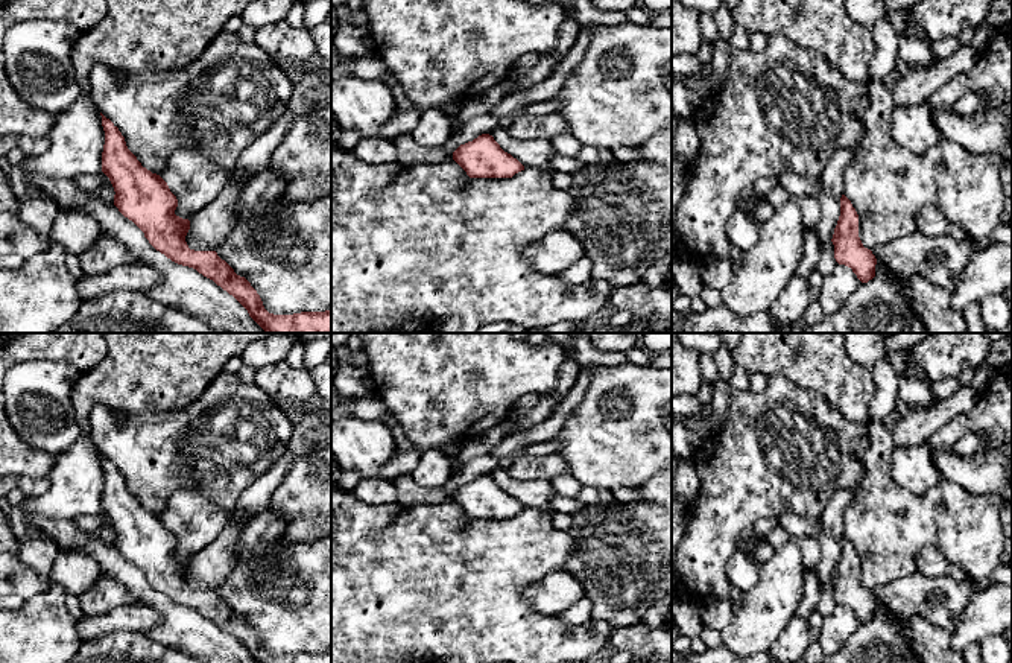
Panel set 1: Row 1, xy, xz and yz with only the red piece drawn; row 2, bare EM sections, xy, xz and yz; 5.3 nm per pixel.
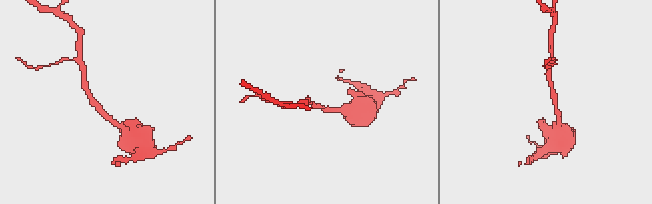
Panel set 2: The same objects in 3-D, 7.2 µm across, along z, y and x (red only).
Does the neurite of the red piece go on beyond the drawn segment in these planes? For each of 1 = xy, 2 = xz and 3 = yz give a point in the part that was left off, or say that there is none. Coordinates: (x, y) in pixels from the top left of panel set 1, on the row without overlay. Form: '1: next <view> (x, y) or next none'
1: next none
2: next none
3: next none

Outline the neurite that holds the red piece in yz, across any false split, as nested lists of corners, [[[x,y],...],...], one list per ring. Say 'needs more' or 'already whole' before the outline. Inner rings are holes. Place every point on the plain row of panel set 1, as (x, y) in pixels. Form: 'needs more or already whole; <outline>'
already whole; [[[845,535],[840,538],[840,557],[831,582],[836,602],[851,608],[862,623],[875,617],[877,599],[863,587],[859,578],[859,555]]]

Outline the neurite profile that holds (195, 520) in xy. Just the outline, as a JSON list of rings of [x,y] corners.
[[[181,488],[167,496],[161,519],[178,540],[175,555],[190,561],[219,537],[231,512],[220,509],[199,491]]]

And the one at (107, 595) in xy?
[[[100,573],[91,588],[77,595],[77,602],[88,617],[108,614],[123,605],[143,604],[122,582],[105,573]]]

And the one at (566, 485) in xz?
[[[570,473],[568,474],[559,474],[556,477],[553,477],[552,485],[556,491],[556,494],[562,496],[562,497],[577,497],[582,484],[579,481],[576,481]]]

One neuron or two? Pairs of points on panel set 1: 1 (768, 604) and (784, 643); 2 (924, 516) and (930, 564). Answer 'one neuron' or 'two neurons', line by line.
1: two neurons
2: two neurons

